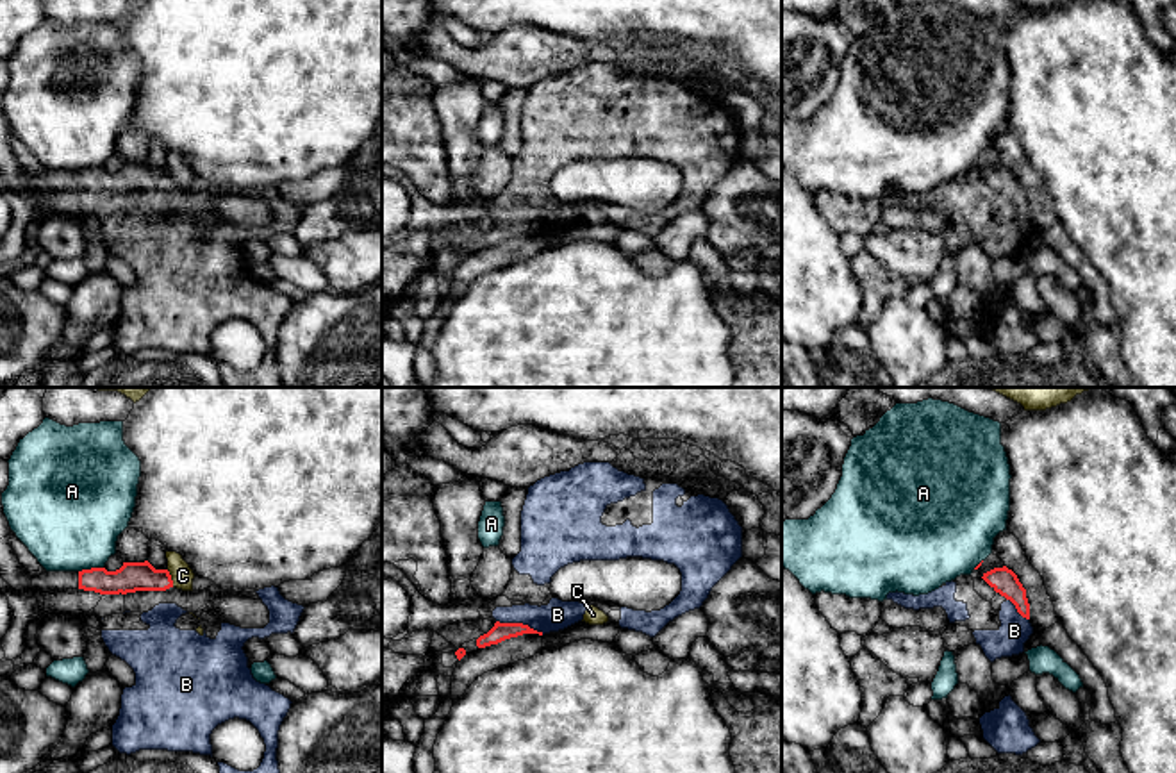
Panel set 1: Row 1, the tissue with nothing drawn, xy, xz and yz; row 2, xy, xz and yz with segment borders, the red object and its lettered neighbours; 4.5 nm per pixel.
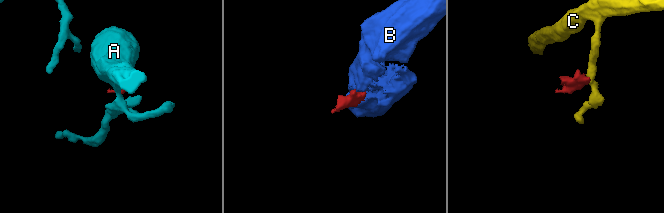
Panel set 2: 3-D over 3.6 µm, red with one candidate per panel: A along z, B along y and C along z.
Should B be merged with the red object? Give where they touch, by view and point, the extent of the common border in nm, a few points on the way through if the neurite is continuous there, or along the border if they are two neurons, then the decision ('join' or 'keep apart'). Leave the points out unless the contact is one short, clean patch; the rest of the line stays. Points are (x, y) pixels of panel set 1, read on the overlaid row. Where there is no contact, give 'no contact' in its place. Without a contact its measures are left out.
contact xz (520, 623); length 220 nm; join

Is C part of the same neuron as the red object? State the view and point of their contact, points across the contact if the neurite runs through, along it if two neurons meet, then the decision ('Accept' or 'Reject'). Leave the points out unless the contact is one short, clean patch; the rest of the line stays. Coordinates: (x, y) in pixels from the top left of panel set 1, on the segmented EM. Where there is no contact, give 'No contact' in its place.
Touches red at xy (170, 579). Boundary: xy (166, 570), (173, 586). Reject

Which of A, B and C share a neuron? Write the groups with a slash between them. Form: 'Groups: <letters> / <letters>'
Groups: A / B / C

